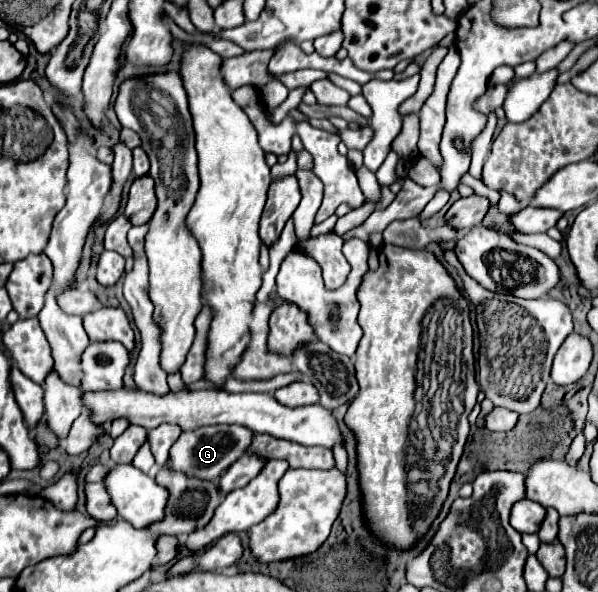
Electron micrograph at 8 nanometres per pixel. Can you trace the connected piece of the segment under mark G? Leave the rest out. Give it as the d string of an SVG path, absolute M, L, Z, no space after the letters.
M215 424L201 426L193 432L183 432L181 438L171 448L171 468L187 472L187 476L197 476L201 480L219 478L235 460L239 460L253 442L253 430L237 424Z

